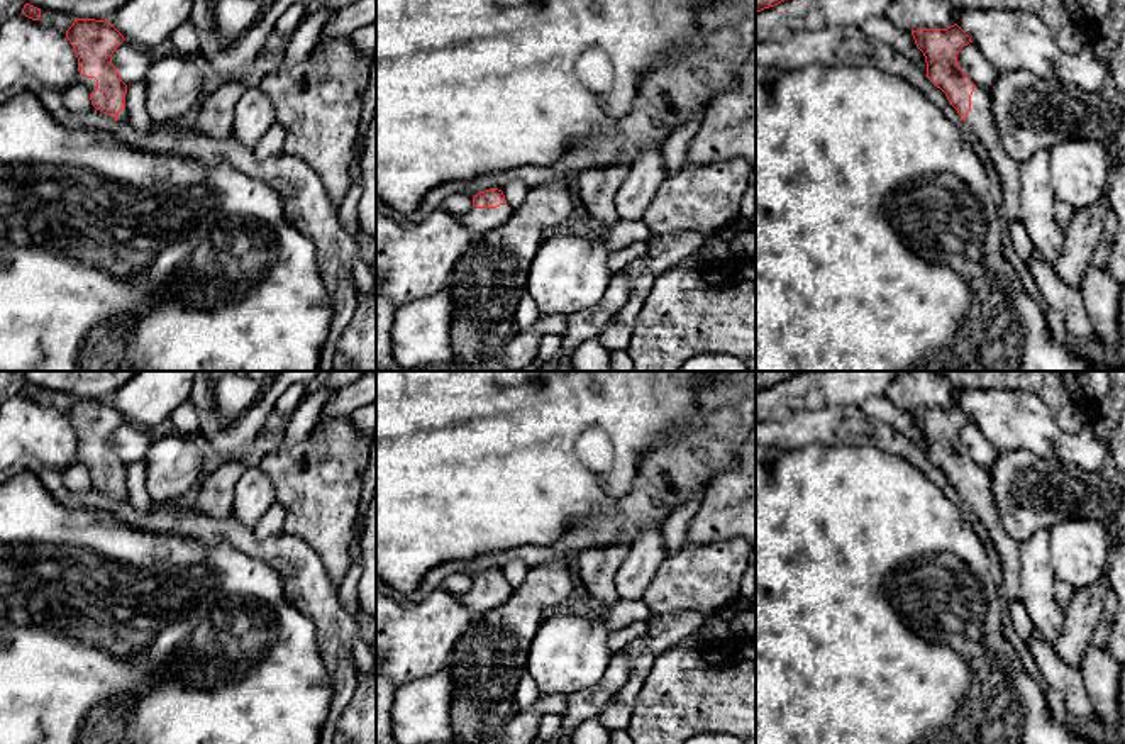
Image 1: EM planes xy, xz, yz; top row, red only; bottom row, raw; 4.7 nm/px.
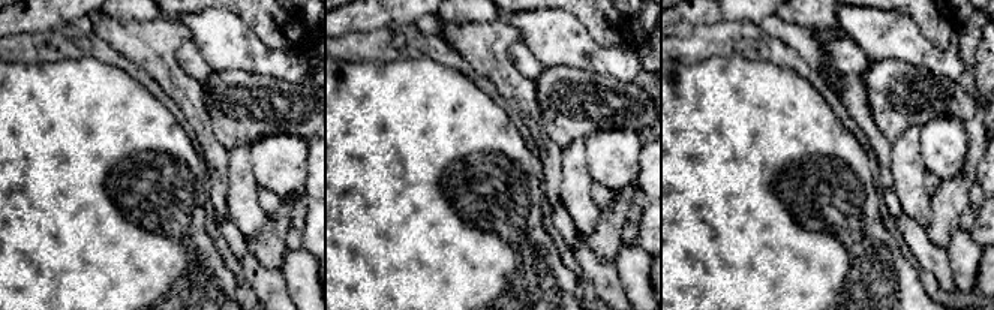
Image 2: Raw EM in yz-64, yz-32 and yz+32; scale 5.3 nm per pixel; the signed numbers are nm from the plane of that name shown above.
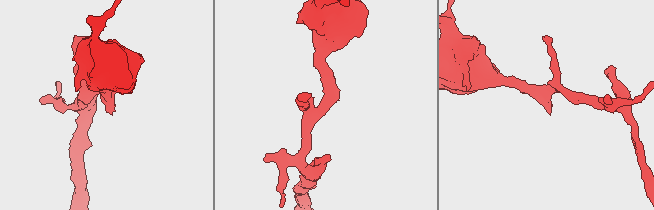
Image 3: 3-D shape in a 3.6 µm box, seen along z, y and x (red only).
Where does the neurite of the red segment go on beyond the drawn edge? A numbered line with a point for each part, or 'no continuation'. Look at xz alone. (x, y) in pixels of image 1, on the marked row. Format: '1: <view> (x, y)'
1: xz (476, 221)

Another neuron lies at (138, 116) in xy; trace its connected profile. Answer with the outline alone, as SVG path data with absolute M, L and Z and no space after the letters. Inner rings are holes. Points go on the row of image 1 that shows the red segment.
M142 81L127 85L125 93L127 122L141 130L149 132L152 120L146 107L146 85Z

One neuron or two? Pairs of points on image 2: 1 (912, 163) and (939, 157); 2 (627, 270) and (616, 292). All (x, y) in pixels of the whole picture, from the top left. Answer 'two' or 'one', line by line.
1: two
2: two

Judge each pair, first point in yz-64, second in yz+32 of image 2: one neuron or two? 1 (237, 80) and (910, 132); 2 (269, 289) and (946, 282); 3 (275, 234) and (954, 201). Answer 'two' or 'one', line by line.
1: two
2: one
3: one

